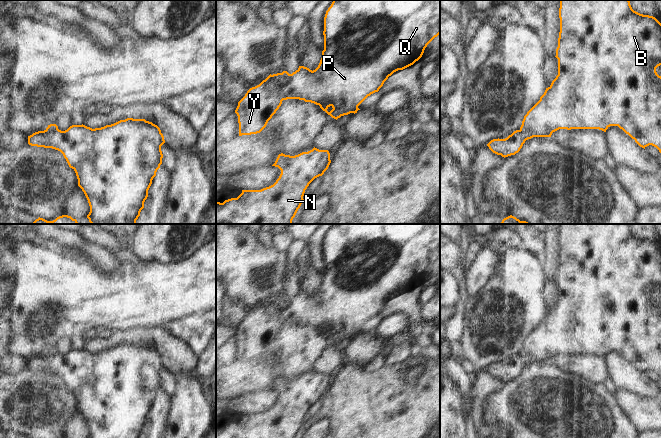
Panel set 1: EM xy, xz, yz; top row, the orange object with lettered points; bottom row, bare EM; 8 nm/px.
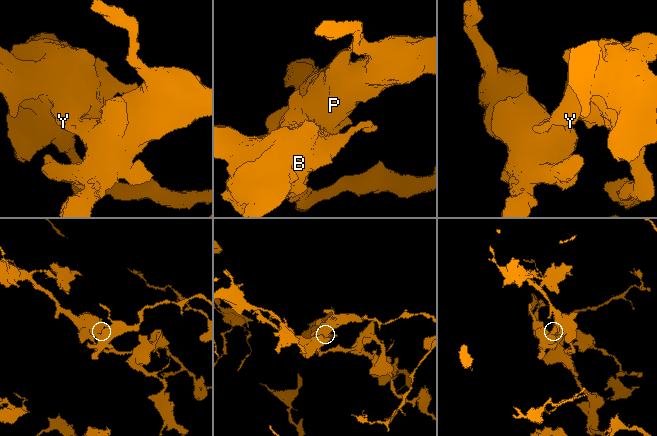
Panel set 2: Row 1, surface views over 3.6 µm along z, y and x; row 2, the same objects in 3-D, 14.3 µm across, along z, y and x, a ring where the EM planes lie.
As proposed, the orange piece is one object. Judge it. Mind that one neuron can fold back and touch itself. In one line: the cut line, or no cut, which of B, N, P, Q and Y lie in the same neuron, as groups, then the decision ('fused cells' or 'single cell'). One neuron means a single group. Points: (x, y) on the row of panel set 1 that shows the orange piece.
cut xz (261, 82), (275, 81), (279, 85), (280, 96), (283, 99); groups B N Y / P Q; fused cells

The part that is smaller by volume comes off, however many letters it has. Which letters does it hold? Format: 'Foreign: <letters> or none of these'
Foreign: P, Q

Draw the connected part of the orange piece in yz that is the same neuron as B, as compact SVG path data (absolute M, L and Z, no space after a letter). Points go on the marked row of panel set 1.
M560 0L559 18L560 32L555 56L558 59L558 75L524 116L520 131L526 140L533 137L551 137L559 129L599 129L606 132L610 126L618 126L640 147L645 149L652 145L661 153L661 76L656 72L656 68L661 65L661 23L653 16L634 11L629 0Z

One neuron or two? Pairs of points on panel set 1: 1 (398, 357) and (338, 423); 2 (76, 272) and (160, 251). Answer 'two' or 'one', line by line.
1: two
2: two

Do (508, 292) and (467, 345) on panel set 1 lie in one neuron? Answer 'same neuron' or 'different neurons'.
same neuron

